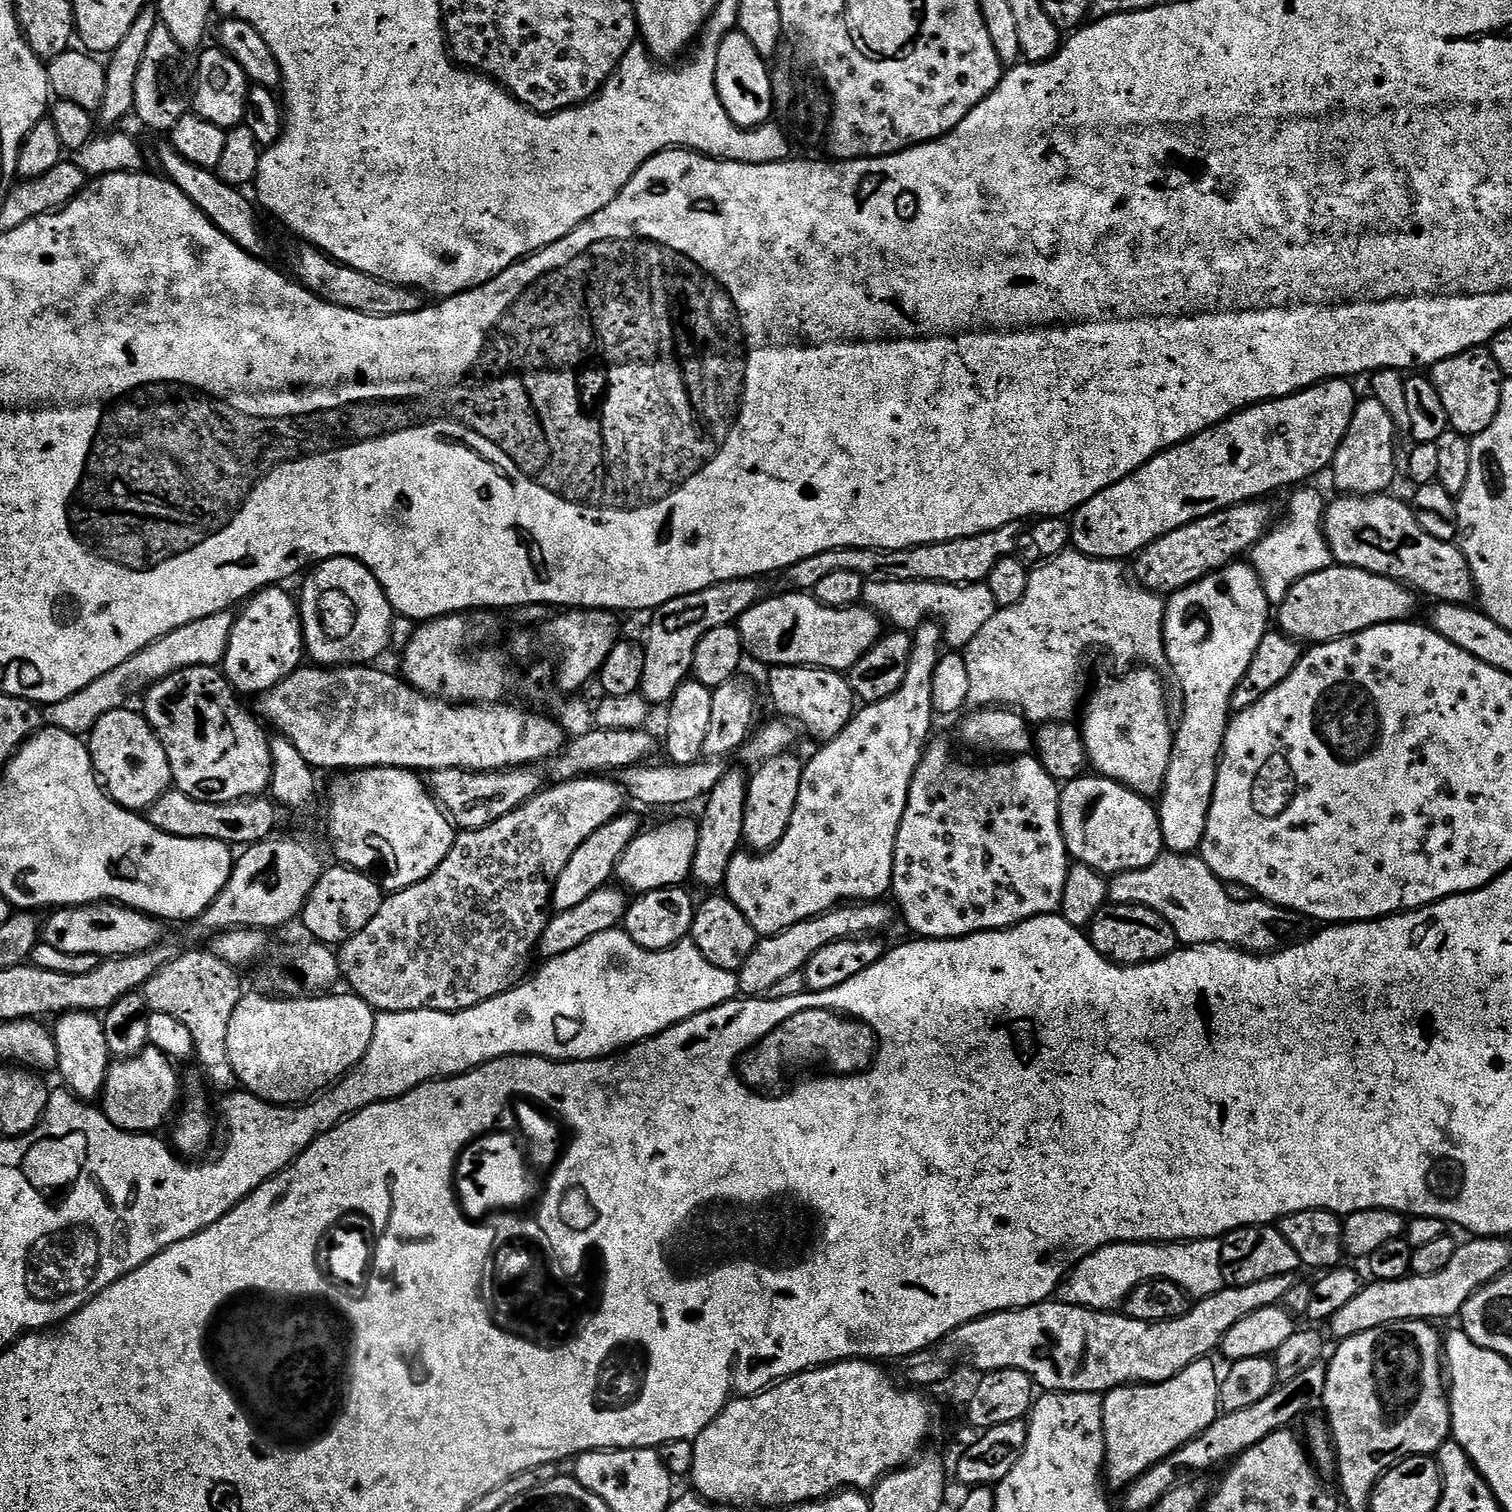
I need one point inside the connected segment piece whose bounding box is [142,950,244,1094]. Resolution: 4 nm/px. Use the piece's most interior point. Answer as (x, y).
(198, 988)

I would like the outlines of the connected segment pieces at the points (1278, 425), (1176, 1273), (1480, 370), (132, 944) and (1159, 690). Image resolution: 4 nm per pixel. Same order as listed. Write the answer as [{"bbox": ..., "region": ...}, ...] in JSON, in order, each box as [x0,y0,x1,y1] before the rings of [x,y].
[{"bbox":[1071,378,1358,562],"region":[[[1344,378],[1324,380],[1303,392],[1253,404],[1250,408],[1240,409],[1221,424],[1215,424],[1172,448],[1165,448],[1137,472],[1094,494],[1090,502],[1071,513],[1071,547],[1094,558],[1124,562],[1127,556],[1135,557],[1155,540],[1198,518],[1206,518],[1223,508],[1233,508],[1235,504],[1245,504],[1247,500],[1267,497],[1267,492],[1276,492],[1279,488],[1291,489],[1311,481],[1308,480],[1311,476],[1331,465],[1352,426],[1358,395],[1348,384],[1351,383]]]},{"bbox":[1058,1241,1225,1312],"region":[[[1221,1241],[1108,1244],[1069,1271],[1058,1289],[1058,1300],[1070,1306],[1094,1308],[1097,1312],[1116,1310],[1137,1286],[1148,1280],[1169,1280],[1196,1298],[1214,1295],[1225,1287]]]},{"bbox":[1430,350,1506,438],"region":[[[1473,350],[1446,358],[1432,367],[1430,379],[1438,394],[1442,394],[1451,431],[1471,438],[1482,434],[1492,425],[1500,409],[1506,377],[1491,351]]]},{"bbox":[42,904,162,958],"region":[[[83,904],[74,908],[61,908],[49,916],[52,917],[42,926],[43,943],[58,950],[66,950],[66,954],[90,954],[101,958],[137,956],[140,952],[155,948],[162,940],[162,924],[157,917],[126,908],[122,904]]]},{"bbox":[1082,666,1174,798],"region":[[[1136,666],[1133,672],[1120,676],[1117,680],[1104,680],[1087,697],[1082,708],[1082,731],[1088,750],[1088,761],[1099,775],[1108,780],[1117,780],[1140,796],[1156,798],[1163,793],[1164,779],[1172,762],[1172,742],[1174,723],[1168,713],[1168,696],[1164,693],[1164,684],[1155,667]]]}]

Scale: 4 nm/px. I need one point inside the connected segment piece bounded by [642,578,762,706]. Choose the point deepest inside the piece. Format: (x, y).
(677, 627)

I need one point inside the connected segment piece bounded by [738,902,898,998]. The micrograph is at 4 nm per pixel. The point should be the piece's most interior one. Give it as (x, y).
(775, 957)

